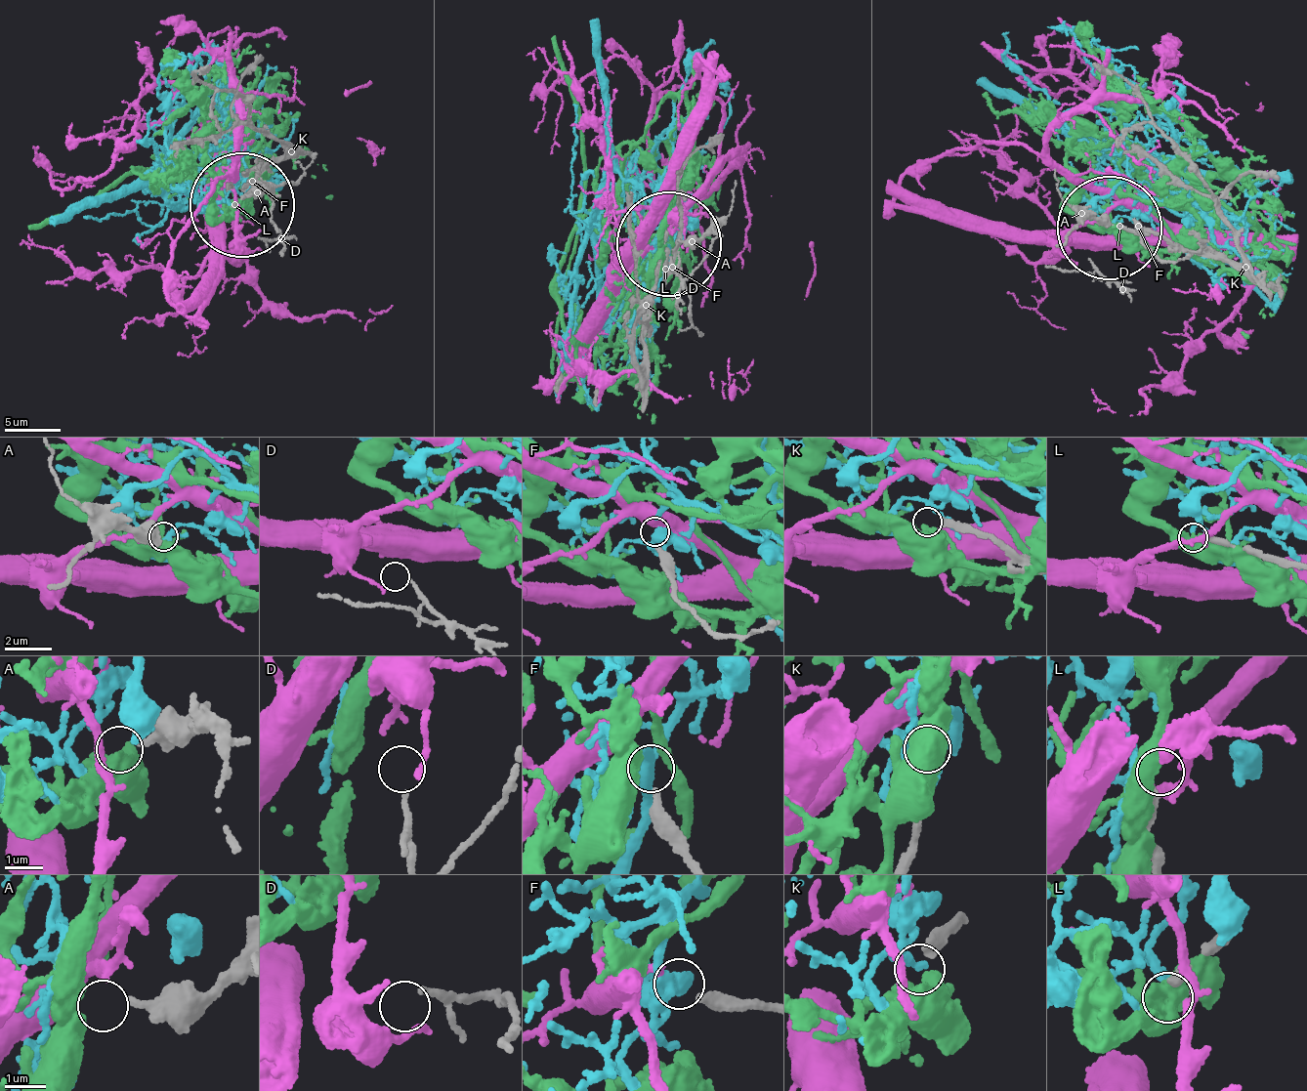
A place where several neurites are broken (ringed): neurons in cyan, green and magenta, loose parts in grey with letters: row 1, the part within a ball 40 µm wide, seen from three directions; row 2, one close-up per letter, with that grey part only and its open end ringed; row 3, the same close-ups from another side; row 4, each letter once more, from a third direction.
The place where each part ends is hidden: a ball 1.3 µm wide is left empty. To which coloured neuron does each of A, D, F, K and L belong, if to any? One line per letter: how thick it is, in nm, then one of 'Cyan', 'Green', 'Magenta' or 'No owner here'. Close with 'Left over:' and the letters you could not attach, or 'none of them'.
A: Thickness 320 nm. No owner here
D: Thickness 150 nm. No owner here
F: Thickness 320 nm. Magenta
K: Thickness 240 nm. No owner here
L: Thickness 240 nm. No owner here
Left over: A, D, K, L

